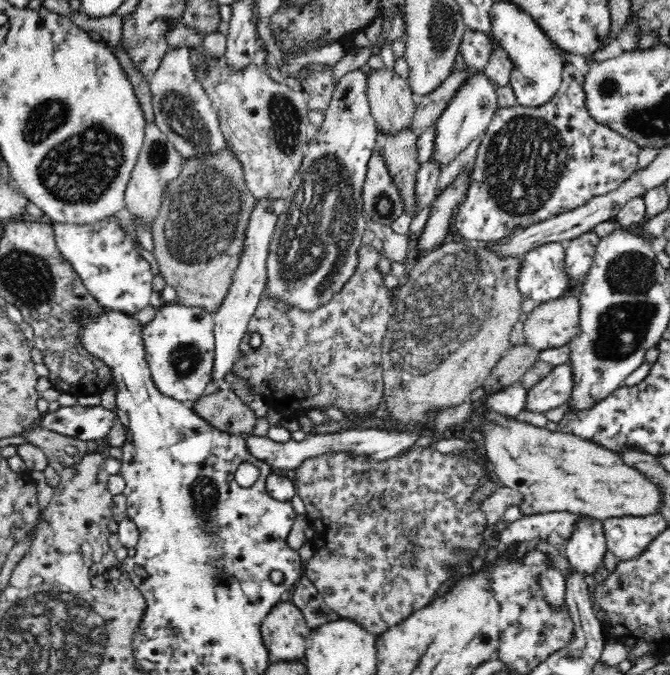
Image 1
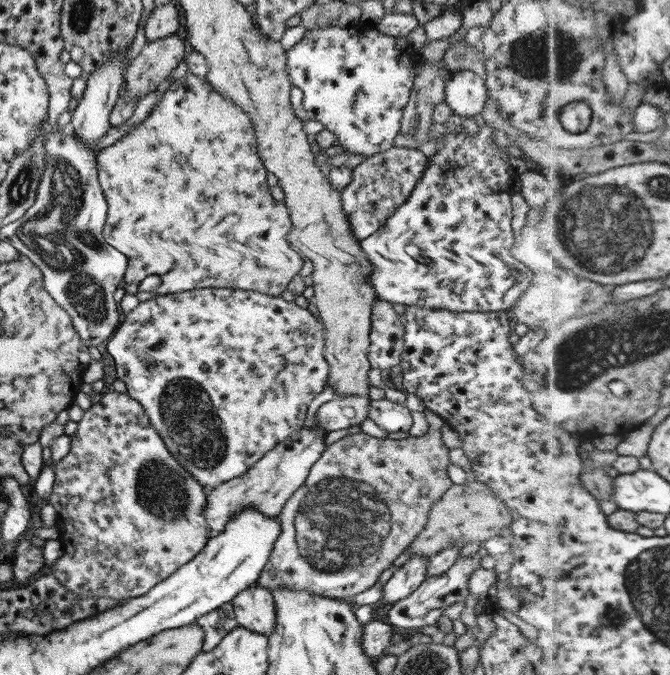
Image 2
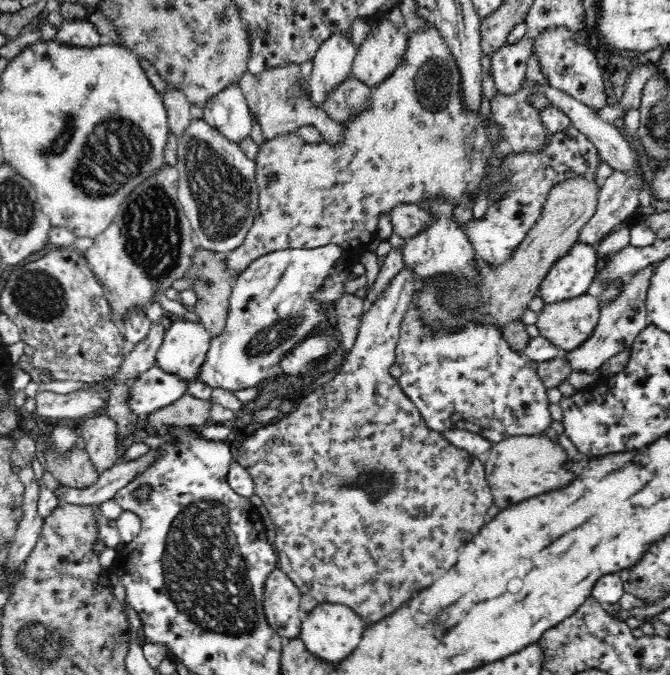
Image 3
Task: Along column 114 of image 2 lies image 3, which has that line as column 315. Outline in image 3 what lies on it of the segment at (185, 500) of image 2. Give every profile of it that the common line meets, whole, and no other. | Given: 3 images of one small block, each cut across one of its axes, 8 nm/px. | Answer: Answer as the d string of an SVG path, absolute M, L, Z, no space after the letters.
M403 267L403 269L393 278L393 281L387 288L387 291L384 291L382 296L372 306L368 307L368 313L366 313L364 318L362 318L362 324L360 324L360 330L358 338L356 338L356 343L354 344L354 348L352 348L352 351L348 354L347 360L340 365L340 374L338 374L334 380L328 382L328 384L326 384L323 388L320 388L319 390L316 390L302 398L300 402L295 404L294 411L279 416L274 421L269 422L259 429L256 428L251 434L247 433L242 438L241 446L233 448L233 461L240 463L242 467L248 470L248 474L250 474L252 481L254 481L254 494L260 497L262 505L264 505L268 511L269 518L272 519L273 529L275 530L275 540L272 545L274 545L274 549L276 549L277 566L279 569L287 573L287 575L295 582L296 587L299 588L302 594L312 596L312 598L315 598L319 603L332 603L349 606L363 621L366 622L366 624L375 623L382 620L384 617L390 616L390 614L396 612L396 610L398 610L404 602L414 597L414 594L428 588L428 586L431 586L432 582L447 573L448 570L456 564L463 546L466 545L469 540L472 540L472 536L474 536L474 534L478 534L478 530L480 530L484 524L486 510L494 504L492 491L488 486L488 481L484 474L484 463L480 462L479 458L469 454L466 450L453 446L445 437L444 433L429 429L428 426L426 426L425 420L422 418L421 412L417 409L417 406L406 396L406 394L404 394L402 388L399 386L398 380L394 379L390 373L390 368L392 368L392 365L395 363L395 349L399 342L401 319L404 318L405 312L408 311L408 304L412 302L414 288L420 287L412 280L414 280L412 271L408 271L406 267Z

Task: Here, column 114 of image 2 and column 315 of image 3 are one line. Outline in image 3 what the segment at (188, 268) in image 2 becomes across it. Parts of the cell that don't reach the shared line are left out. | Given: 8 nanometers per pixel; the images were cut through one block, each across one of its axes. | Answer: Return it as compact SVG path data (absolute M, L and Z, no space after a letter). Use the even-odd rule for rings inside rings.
M432 24L426 29L409 33L403 62L388 78L372 87L367 110L341 123L340 142L306 142L296 131L264 140L254 158L259 206L252 228L240 246L223 256L232 279L243 273L253 260L272 251L313 249L332 243L342 250L341 262L348 266L356 264L368 250L367 246L378 236L380 216L390 214L404 203L429 206L434 201L444 201L450 203L452 208L472 209L482 191L488 206L501 201L507 195L509 181L509 174L503 168L503 158L507 156L501 155L500 151L500 143L505 140L503 128L493 116L486 120L480 109L472 111L467 108L461 94L461 80L461 72L450 47ZM493 158L498 160L496 164L490 162ZM270 172L277 176L277 182L268 185L263 182L263 175ZM484 179L486 185L481 189L480 183Z

